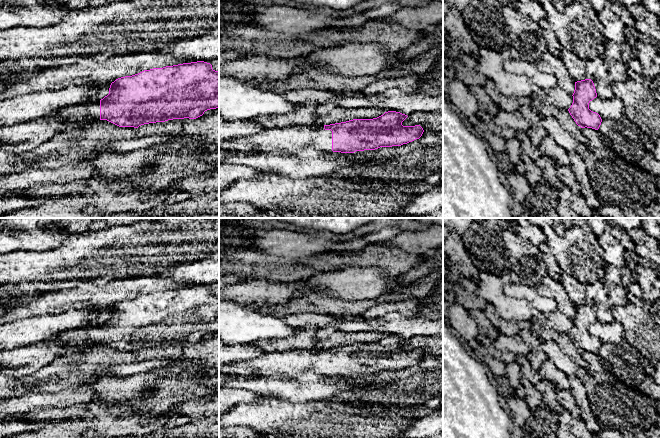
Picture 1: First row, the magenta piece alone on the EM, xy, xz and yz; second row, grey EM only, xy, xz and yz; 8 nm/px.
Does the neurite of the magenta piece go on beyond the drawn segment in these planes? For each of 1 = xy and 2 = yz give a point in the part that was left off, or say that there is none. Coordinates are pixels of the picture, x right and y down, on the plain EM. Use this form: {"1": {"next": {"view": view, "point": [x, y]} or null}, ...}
{"1": {"next": {"view": "xy", "point": [76, 340]}}, "2": {"next": null}}

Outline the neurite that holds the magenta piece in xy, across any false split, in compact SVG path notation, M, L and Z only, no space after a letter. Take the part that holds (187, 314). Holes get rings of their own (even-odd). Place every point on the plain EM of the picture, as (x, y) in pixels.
M197 285L153 292L118 302L111 307L109 318L103 323L88 322L83 327L61 332L45 341L62 347L59 356L79 353L97 344L107 344L119 351L138 352L144 348L173 343L196 343L205 335L218 331L219 295L213 294L210 287Z

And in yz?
M591 303L575 306L573 327L568 333L570 339L581 352L598 354L602 343L600 339L589 333L589 327L597 321L594 307Z

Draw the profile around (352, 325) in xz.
M390 312L376 319L335 319L336 328L343 333L382 332L385 336L396 335L409 340L413 337L443 335L443 319L429 320L412 316L406 318L397 312Z

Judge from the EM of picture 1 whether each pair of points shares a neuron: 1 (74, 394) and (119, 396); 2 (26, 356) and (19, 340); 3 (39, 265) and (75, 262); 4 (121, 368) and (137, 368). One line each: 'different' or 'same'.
1: different
2: different
3: same
4: same

